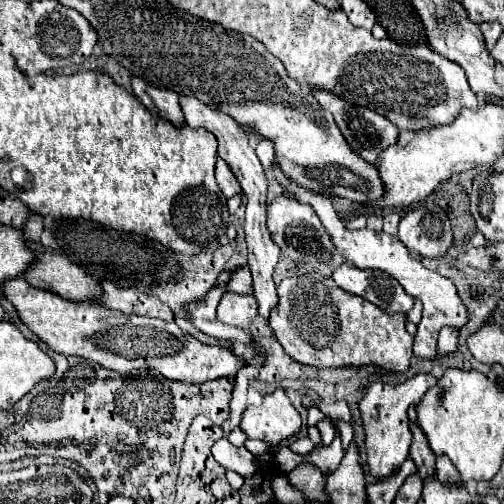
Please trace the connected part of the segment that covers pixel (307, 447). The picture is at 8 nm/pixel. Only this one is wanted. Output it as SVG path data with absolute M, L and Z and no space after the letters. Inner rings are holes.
M300 438L297 439L293 442L291 442L288 447L295 453L300 454L300 455L306 455L312 449L314 448L314 445L310 439L307 438Z

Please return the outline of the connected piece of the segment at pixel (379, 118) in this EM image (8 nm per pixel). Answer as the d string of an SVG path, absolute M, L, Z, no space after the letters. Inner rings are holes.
M316 87L310 89L310 93L316 97L316 101L334 115L334 121L336 125L340 127L342 135L346 137L346 141L350 143L350 147L366 161L370 163L376 163L376 157L380 157L380 151L388 149L390 145L396 143L398 139L398 129L388 121L384 119L384 115L376 115L372 109L364 109L364 107L356 107L354 103L348 103L346 99L340 99L340 95L332 95L332 91L320 91Z

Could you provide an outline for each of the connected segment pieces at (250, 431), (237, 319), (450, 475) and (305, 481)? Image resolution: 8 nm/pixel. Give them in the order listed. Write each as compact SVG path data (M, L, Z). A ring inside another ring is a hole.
M276 389L274 393L264 395L260 405L248 405L240 419L240 429L246 433L248 439L262 439L270 445L286 443L288 437L300 431L300 425L302 425L302 419L282 389Z
M227 292L218 305L218 321L234 327L248 327L258 315L258 303L254 295L238 295Z
M438 457L436 459L436 477L440 481L448 481L448 483L458 483L460 481L458 471L448 457Z
M300 463L294 471L286 473L286 479L306 499L318 501L318 503L328 503L326 475L316 465L312 465L312 463Z

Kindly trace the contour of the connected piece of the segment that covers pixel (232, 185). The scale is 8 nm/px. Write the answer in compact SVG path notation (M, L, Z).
M217 157L216 160L215 177L226 197L232 197L232 195L240 193L240 183L236 183L236 175L232 175L232 169L220 157Z

